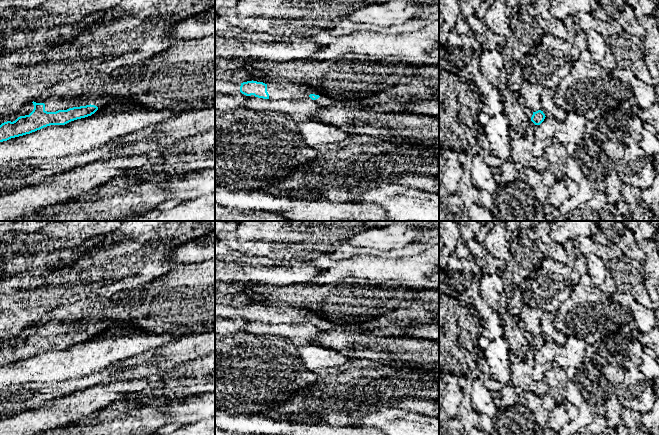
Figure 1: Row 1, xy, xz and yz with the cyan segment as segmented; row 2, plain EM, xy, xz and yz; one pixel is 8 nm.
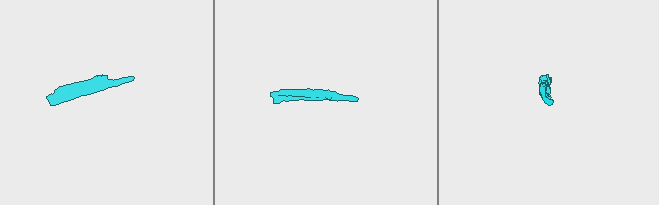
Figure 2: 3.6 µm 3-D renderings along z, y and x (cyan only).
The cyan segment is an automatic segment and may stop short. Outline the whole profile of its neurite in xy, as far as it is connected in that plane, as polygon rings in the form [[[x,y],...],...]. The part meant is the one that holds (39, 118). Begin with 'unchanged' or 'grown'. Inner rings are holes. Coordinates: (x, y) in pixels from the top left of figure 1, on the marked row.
unchanged; [[[34,101],[32,103],[34,109],[29,115],[20,116],[13,122],[7,121],[0,125],[0,142],[30,134],[50,125],[65,125],[71,121],[91,116],[98,110],[97,106],[90,104],[47,112],[44,103]]]

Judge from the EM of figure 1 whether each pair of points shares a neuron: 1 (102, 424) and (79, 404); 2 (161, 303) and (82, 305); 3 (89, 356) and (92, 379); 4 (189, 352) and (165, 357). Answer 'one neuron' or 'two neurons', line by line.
1: two neurons
2: one neuron
3: two neurons
4: one neuron

